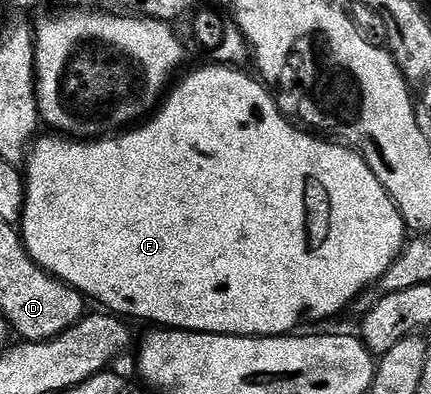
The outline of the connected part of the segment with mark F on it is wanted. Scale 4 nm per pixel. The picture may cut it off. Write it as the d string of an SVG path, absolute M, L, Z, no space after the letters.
M209 66L210 67L200 67L197 71L190 72L180 84L177 82L175 86L163 96L159 106L155 108L154 114L151 116L153 119L150 120L151 118L149 118L143 125L133 125L127 129L121 130L119 134L109 133L91 141L73 141L71 138L61 137L56 133L48 133L45 139L37 138L35 142L31 144L30 150L27 152L26 166L22 171L24 176L24 212L20 215L18 230L21 239L24 241L24 248L28 251L28 255L31 259L33 259L42 270L47 271L49 275L55 275L57 279L73 287L74 290L80 292L81 295L87 297L89 300L97 299L97 301L104 306L101 308L107 309L117 316L127 317L129 320L145 319L146 322L152 323L148 325L159 325L164 329L201 331L207 335L250 335L259 337L262 335L287 335L295 332L297 329L303 328L300 327L303 323L320 323L323 319L332 319L347 305L347 303L348 306L355 304L356 300L369 290L368 286L370 286L371 283L372 286L379 284L380 279L386 273L386 269L390 269L390 265L400 255L400 252L404 250L406 246L406 238L404 239L406 224L404 219L400 216L400 211L394 205L392 198L386 193L384 186L378 181L378 177L374 177L370 165L366 165L366 161L355 149L340 141L331 141L332 143L327 143L327 141L324 140L327 138L317 137L315 134L301 129L293 120L287 119L278 109L276 102L272 100L272 92L264 86L259 78L253 77L251 74L248 76L246 73L247 70L237 69L235 66Z

